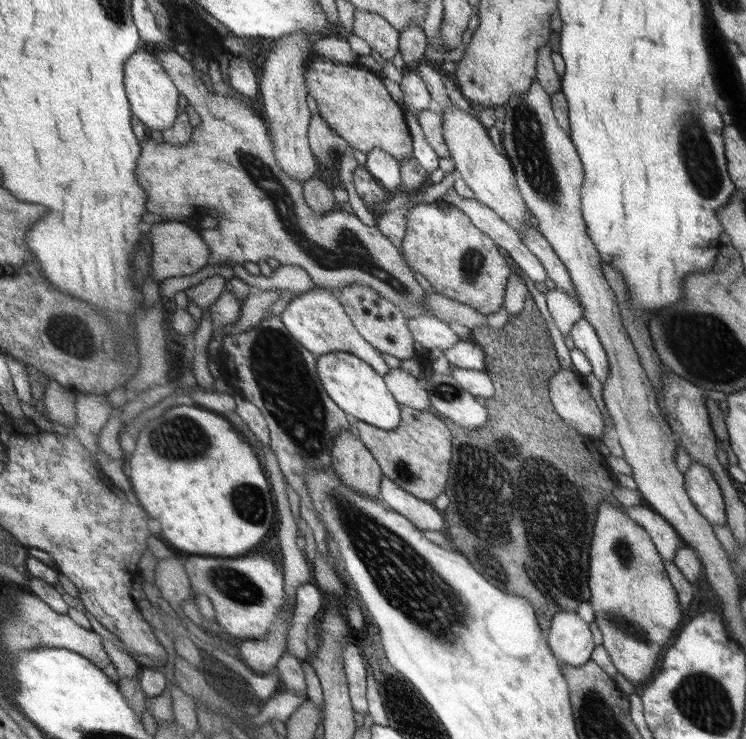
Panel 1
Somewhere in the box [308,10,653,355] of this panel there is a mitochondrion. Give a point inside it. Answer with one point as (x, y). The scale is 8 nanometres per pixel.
(532, 154)

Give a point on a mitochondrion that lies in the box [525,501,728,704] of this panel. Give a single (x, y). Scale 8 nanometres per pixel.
(623, 624)

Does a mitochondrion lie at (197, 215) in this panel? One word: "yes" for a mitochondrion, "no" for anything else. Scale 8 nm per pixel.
no

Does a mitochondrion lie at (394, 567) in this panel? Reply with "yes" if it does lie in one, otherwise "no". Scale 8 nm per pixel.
yes

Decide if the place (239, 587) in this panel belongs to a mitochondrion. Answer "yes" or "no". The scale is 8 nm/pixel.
yes

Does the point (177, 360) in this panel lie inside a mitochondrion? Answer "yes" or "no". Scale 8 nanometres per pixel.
no

